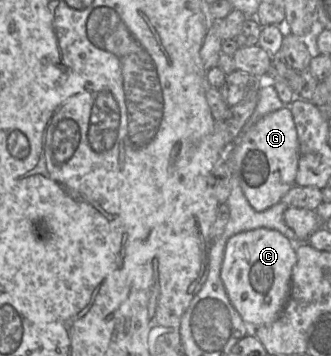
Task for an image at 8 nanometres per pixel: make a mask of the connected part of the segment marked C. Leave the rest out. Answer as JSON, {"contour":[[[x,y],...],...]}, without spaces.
{"contour":[[[258,228],[228,239],[221,280],[233,307],[251,328],[268,325],[278,318],[290,296],[292,269],[296,262],[295,243],[279,231]]]}

